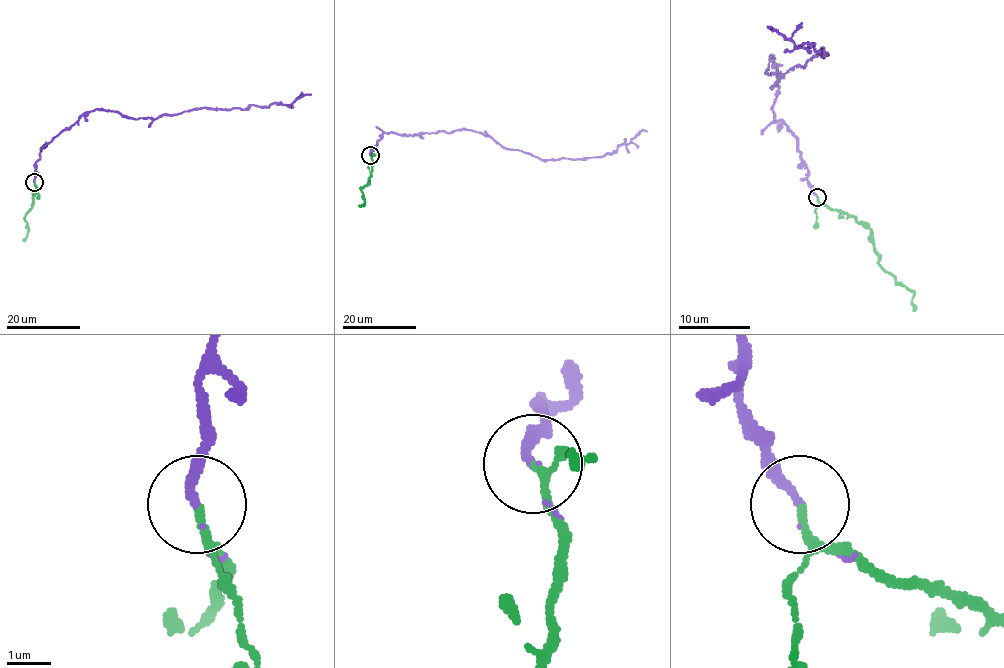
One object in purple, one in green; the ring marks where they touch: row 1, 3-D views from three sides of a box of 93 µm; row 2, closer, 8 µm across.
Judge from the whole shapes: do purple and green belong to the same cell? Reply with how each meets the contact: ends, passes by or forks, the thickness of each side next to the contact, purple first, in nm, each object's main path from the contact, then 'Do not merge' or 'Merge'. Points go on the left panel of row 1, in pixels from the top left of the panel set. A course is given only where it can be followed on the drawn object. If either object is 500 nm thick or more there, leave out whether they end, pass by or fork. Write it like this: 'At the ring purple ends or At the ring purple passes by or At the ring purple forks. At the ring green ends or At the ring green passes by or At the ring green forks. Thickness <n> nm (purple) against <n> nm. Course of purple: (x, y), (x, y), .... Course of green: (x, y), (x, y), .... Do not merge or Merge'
At the ring purple passes by. At the ring green passes by. Thickness 150 nm (purple) against 120 nm. Course of purple: (34, 183), (35, 162), (45, 144), (96, 109), (155, 119), (195, 109), (290, 105), (311, 93). Course of green: (34, 183), (32, 206), (24, 218), (28, 232), (23, 241). Merge

